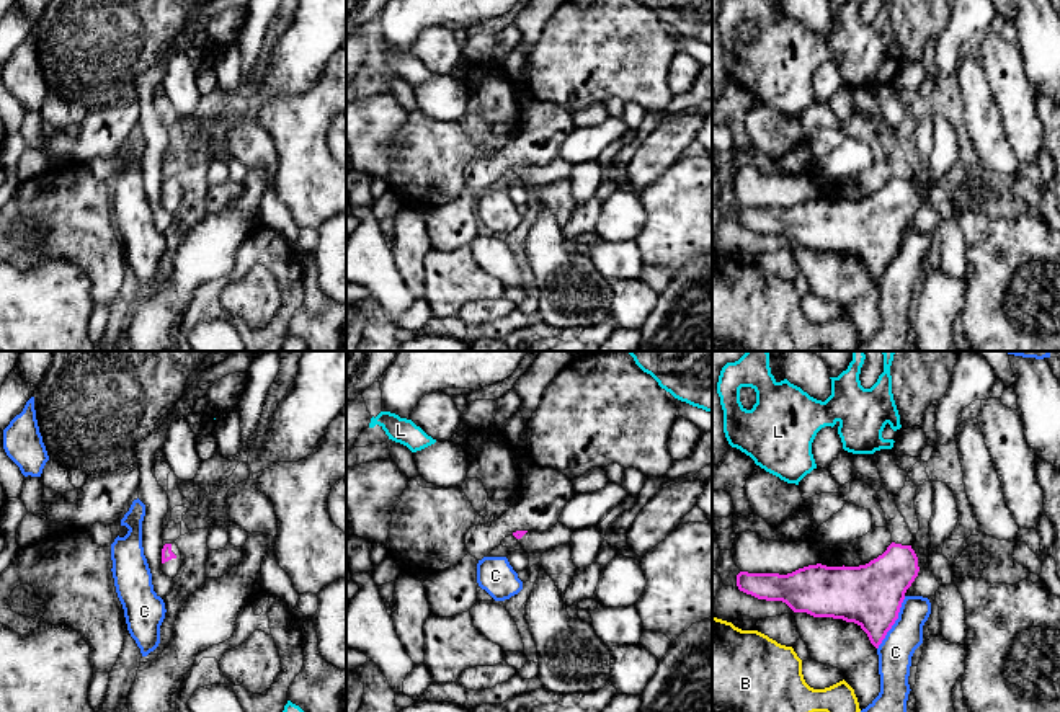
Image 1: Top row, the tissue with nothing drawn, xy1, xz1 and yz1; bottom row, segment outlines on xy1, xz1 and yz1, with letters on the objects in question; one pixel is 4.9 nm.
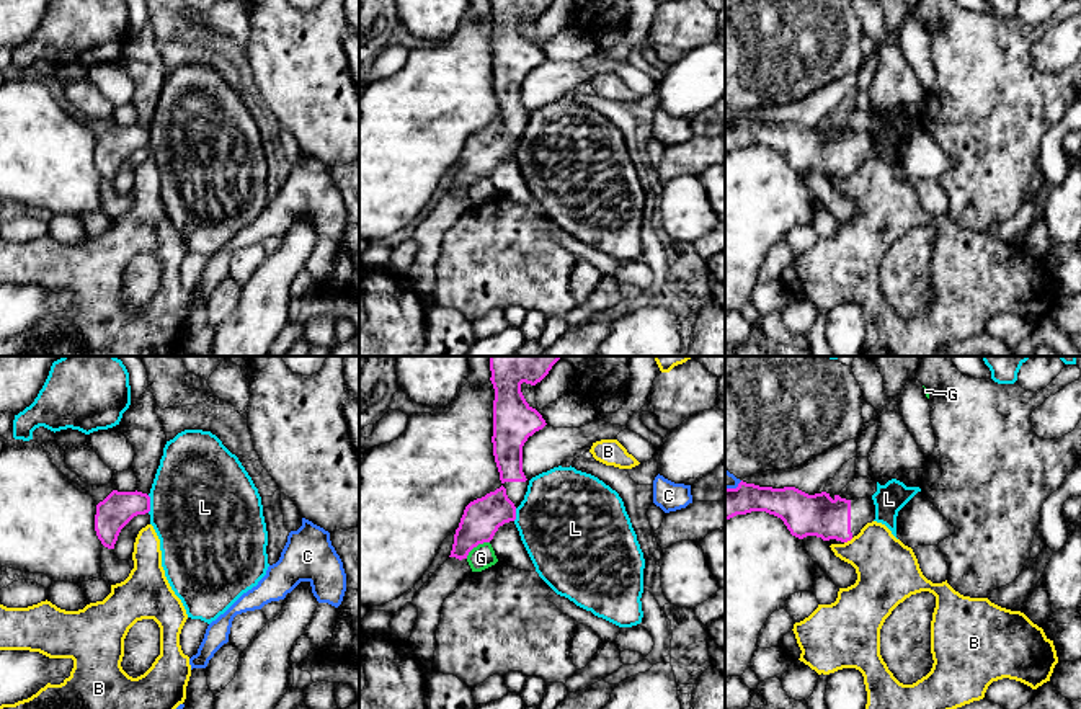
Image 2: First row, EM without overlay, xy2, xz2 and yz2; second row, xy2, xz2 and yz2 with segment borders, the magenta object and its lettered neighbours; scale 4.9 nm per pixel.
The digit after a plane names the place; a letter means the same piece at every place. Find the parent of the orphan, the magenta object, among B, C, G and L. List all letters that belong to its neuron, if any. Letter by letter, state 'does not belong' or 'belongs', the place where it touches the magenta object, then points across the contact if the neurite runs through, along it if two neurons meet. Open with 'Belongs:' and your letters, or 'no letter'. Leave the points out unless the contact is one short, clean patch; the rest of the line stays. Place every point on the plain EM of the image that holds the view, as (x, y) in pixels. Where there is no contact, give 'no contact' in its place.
Belongs: no letter
B: does not belong; meets magenta in yz2 at (848, 173); border along yz2 (853, 172), (845, 177)
C: does not belong; meets magenta in yz1 at (894, 257)
G: does not belong; meets magenta in xz2 at (475, 180); border along xz2 (489, 175), (479, 177), (466, 191)
L: does not belong; meets magenta in xy2 at (149, 138); border along xy2 (147, 129), (149, 146)

